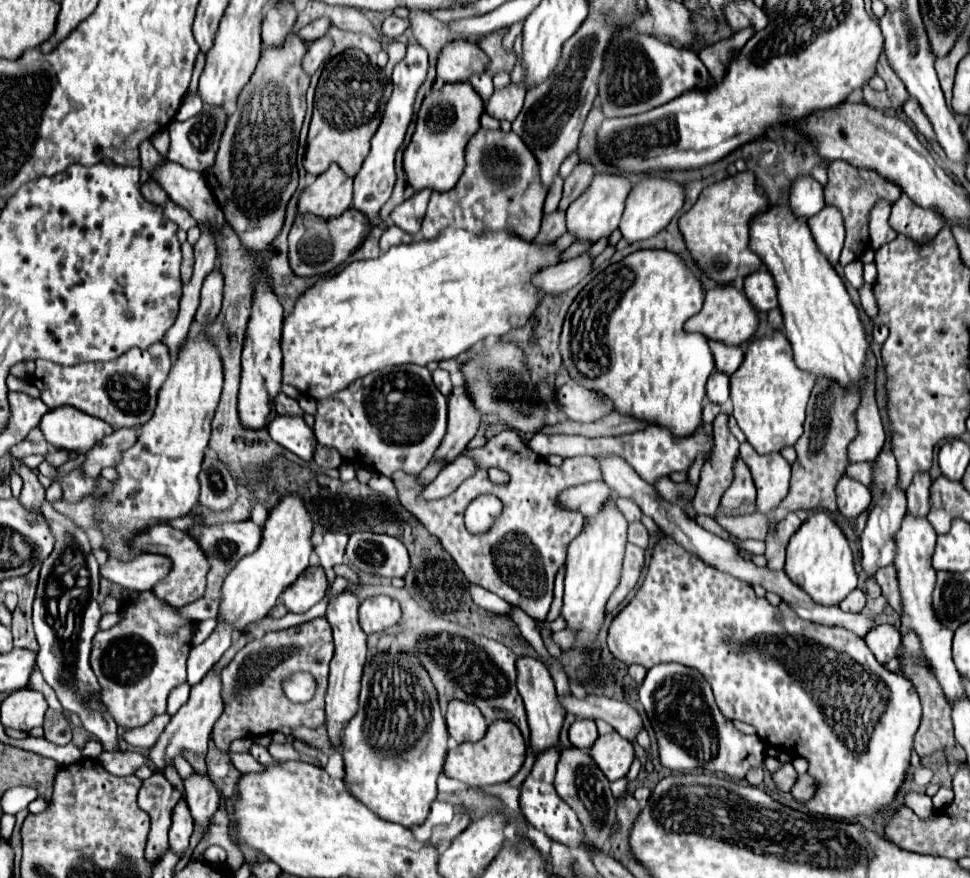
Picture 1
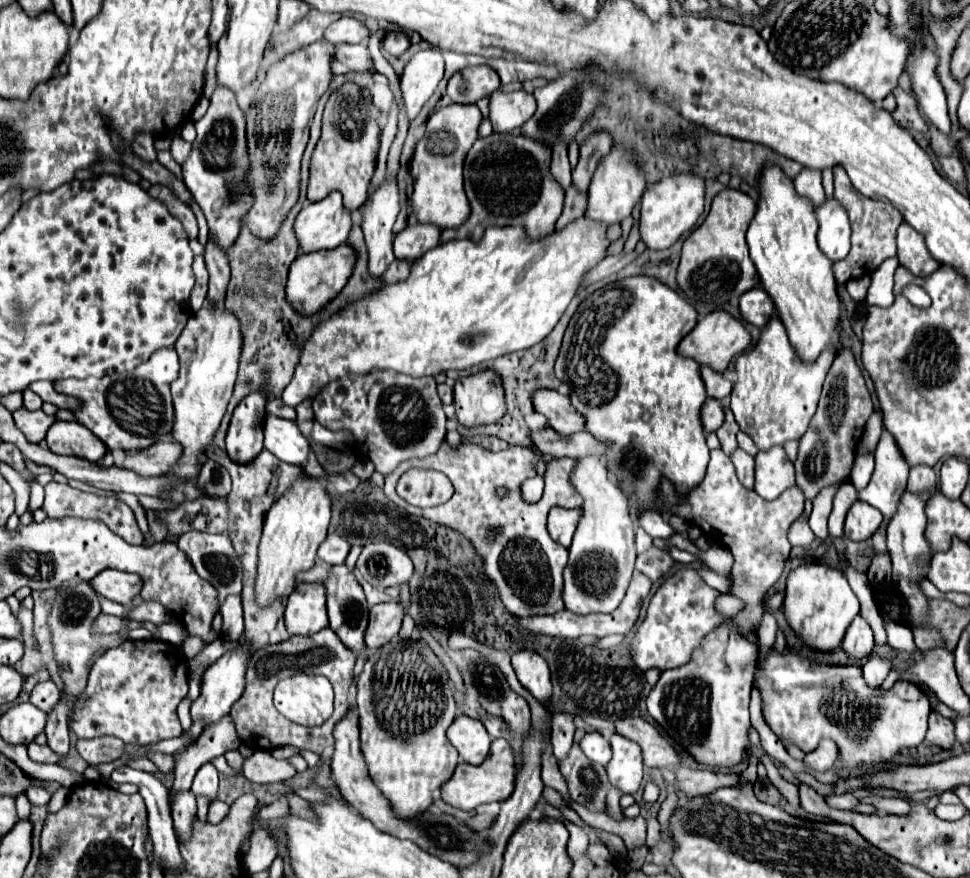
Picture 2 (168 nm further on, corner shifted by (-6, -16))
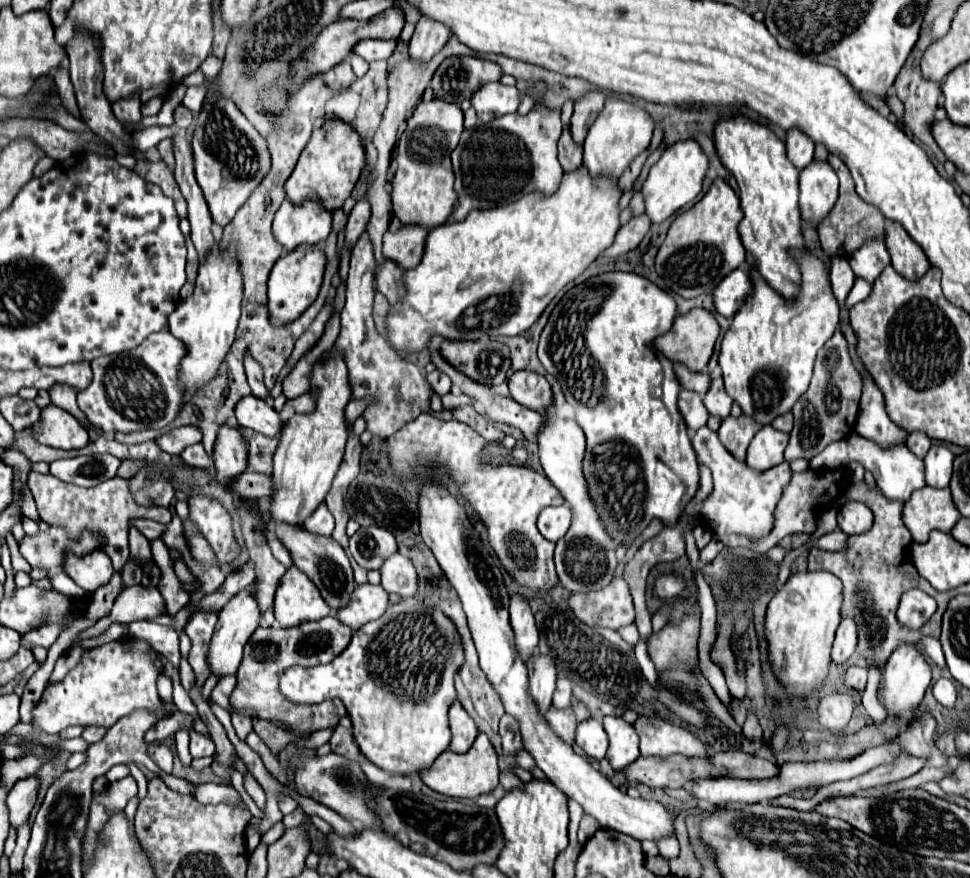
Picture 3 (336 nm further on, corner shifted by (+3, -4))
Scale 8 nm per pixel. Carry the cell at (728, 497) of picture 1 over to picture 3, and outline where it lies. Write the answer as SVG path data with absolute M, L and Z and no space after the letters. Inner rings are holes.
M740 414L738 418L728 416L720 430L718 436L724 442L724 446L740 460L746 458L746 448L750 444L750 440L754 438L754 434L758 432L758 428L762 428L762 424L758 424L756 420L750 420L750 416Z

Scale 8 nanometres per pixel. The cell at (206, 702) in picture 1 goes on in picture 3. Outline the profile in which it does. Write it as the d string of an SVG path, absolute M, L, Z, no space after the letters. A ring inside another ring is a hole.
M256 584L246 586L244 590L240 590L238 594L232 596L232 600L228 600L228 604L218 612L218 624L210 642L210 652L208 652L208 664L210 664L210 672L226 676L226 674L236 674L240 660L242 660L242 650L244 644L248 642L248 638L252 636L252 632L258 628L258 620L260 620L260 608L254 596L254 588Z

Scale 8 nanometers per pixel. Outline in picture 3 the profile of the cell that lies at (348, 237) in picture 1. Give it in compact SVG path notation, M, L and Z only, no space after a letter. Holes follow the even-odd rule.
M302 244L292 252L282 254L268 278L268 308L270 308L270 324L290 324L290 320L296 320L302 316L302 312L316 300L320 284L322 284L322 272L326 266L326 256L320 244Z

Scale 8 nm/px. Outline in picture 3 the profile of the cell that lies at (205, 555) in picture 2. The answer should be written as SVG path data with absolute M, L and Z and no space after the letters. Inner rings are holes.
M132 518L128 524L134 526L136 530L140 530L148 540L160 538L162 532L164 532L164 528L166 528L164 524L158 524L158 522L154 522L154 520L142 520L142 518Z

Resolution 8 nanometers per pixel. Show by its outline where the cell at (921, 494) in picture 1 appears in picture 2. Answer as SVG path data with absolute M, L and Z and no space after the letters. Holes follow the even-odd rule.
M929 466L911 468L907 490L915 492L915 494L925 494L925 492L931 492L935 486L937 486L937 476L935 476L933 468L929 468Z

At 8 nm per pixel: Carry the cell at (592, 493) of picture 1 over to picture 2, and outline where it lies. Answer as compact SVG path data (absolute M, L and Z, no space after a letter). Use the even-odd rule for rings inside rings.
M561 506L551 508L547 528L549 528L549 534L555 542L569 548L577 524L579 524L579 508L571 508L571 510L561 508Z

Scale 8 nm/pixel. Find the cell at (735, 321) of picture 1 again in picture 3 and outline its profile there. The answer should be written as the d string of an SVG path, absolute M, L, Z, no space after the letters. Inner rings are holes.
M692 308L688 314L676 316L674 326L670 328L670 332L658 336L654 340L654 346L668 360L686 364L686 368L690 368L692 372L702 372L708 366L708 362L710 362L710 356L714 352L714 342L716 342L718 334L720 334L720 326L718 326L716 318L710 312L704 310L704 308Z

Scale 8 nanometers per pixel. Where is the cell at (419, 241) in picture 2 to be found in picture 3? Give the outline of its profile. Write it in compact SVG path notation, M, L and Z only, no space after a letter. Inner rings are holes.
M402 226L394 234L386 232L382 254L390 256L390 260L398 260L398 264L402 264L402 270L416 268L418 260L422 260L426 234L428 230L422 226Z

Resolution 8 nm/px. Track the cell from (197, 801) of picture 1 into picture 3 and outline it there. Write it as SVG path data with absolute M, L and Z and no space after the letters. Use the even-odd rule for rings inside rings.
M194 728L190 730L190 754L194 756L194 758L200 758L200 756L210 756L210 754L214 754L214 742L212 742L212 738L210 736L206 736L206 734L200 734L200 732L196 732Z

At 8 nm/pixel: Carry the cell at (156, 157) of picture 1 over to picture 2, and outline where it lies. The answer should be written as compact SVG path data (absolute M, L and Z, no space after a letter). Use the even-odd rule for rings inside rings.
M147 134L135 136L133 152L135 152L141 160L145 160L145 162L155 162L155 160L157 160L157 150L155 150L155 146L153 146L153 138L147 136Z

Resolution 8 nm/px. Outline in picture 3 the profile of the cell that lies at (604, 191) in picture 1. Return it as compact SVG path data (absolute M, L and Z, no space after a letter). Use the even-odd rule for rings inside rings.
M612 96L606 98L604 110L598 114L596 122L590 126L588 136L584 140L584 162L590 174L592 176L610 174L614 180L620 178L620 174L626 170L632 158L648 148L652 130L654 130L654 120L644 108L638 108L638 104L634 102L618 100Z

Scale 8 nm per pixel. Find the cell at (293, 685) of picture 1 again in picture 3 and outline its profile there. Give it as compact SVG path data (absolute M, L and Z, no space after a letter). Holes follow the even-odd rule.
M402 598L374 622L352 634L346 650L330 664L314 668L290 668L282 674L282 694L298 704L316 704L326 698L340 698L352 718L354 740L360 752L378 768L392 774L420 772L450 746L448 708L456 698L454 674L464 664L464 646L454 622L440 610L426 608L418 598Z

